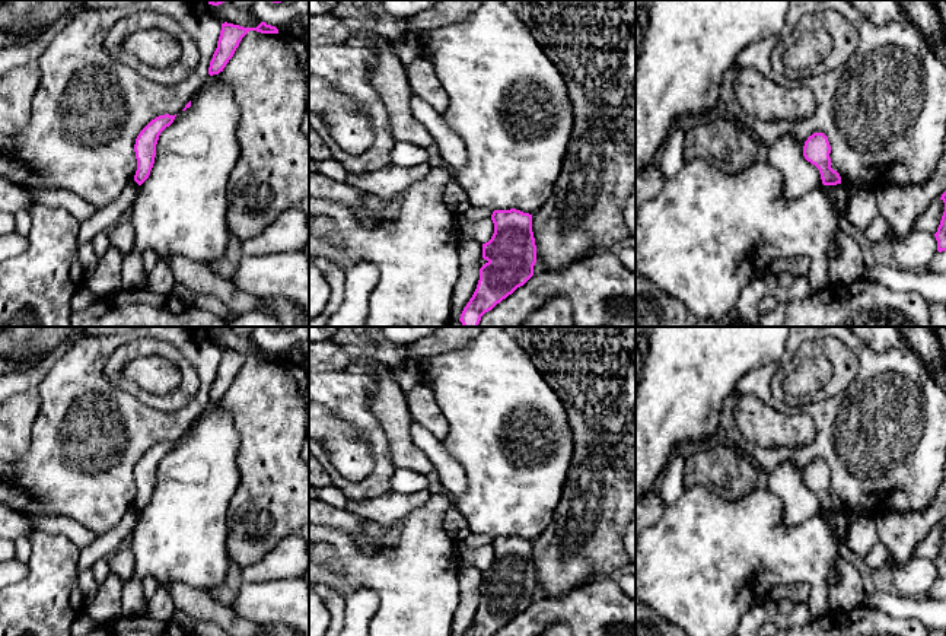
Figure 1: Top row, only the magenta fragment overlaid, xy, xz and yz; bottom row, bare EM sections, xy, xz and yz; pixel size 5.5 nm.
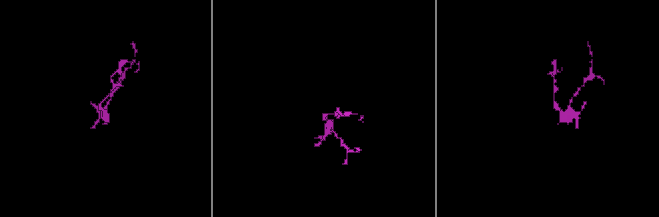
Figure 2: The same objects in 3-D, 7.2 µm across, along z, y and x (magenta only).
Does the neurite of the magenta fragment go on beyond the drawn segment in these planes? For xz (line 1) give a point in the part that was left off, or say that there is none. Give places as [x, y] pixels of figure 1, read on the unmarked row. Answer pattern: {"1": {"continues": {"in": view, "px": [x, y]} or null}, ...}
{"1": {"continues": null}}

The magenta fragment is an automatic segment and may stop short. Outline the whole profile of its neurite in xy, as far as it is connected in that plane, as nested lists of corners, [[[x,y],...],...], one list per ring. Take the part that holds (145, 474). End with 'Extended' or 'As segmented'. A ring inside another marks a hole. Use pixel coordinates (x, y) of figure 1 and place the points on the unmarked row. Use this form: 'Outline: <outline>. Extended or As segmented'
Outline: [[[159,442],[155,446],[152,446],[137,462],[134,478],[137,486],[137,497],[134,502],[134,508],[141,512],[150,502],[150,497],[155,490],[156,483],[156,471],[159,467],[160,459],[169,454],[175,442]]]. As segmented

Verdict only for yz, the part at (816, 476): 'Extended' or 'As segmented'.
As segmented

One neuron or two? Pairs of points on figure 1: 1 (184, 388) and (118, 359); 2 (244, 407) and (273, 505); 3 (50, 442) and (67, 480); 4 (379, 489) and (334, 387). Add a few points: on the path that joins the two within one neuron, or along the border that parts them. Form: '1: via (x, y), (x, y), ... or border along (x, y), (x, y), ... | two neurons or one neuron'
1: via (184, 366), (163, 349), (140, 349) | one neuron
2: via (268, 432), (273, 480) | one neuron
3: via (57, 451), (57, 463), (64, 471) | one neuron
4: via (379, 464), (378, 444), (368, 425), (356, 412) | one neuron

